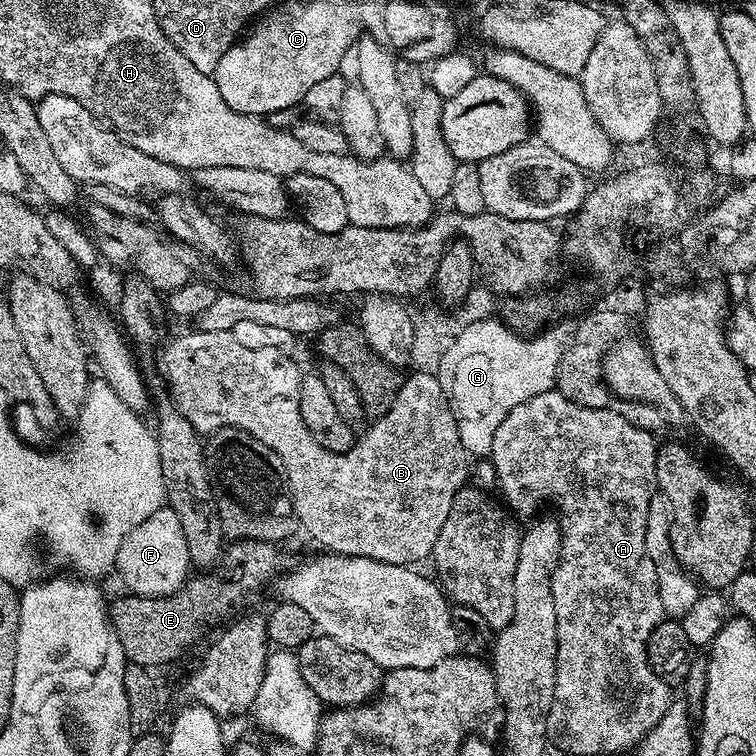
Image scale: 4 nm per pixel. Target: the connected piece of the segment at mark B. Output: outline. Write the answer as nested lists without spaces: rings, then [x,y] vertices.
[[[191,330],[184,332],[181,336],[176,336],[160,352],[160,368],[164,371],[163,383],[166,385],[178,411],[183,414],[194,426],[194,430],[201,434],[211,434],[217,432],[219,428],[241,428],[246,430],[258,442],[270,446],[282,458],[284,472],[292,472],[292,482],[288,485],[288,491],[292,493],[294,505],[294,515],[301,529],[305,528],[318,543],[321,549],[337,556],[361,556],[370,558],[378,562],[387,564],[402,564],[405,566],[419,565],[419,560],[427,561],[434,550],[434,542],[438,542],[438,530],[442,530],[442,522],[446,522],[446,514],[450,514],[450,506],[454,506],[454,494],[458,494],[460,488],[465,487],[470,480],[470,457],[462,446],[462,438],[458,438],[458,426],[454,414],[450,410],[450,402],[440,385],[439,375],[428,372],[416,372],[412,377],[405,379],[401,383],[398,394],[394,398],[394,406],[386,414],[375,417],[372,424],[363,433],[359,433],[358,439],[348,452],[331,452],[318,442],[314,442],[314,434],[306,430],[306,422],[302,422],[302,410],[298,402],[298,390],[300,389],[300,378],[302,368],[299,368],[291,359],[287,352],[279,352],[277,348],[267,348],[266,350],[250,350],[250,346],[242,346],[239,342],[234,342],[231,332],[202,332]]]

